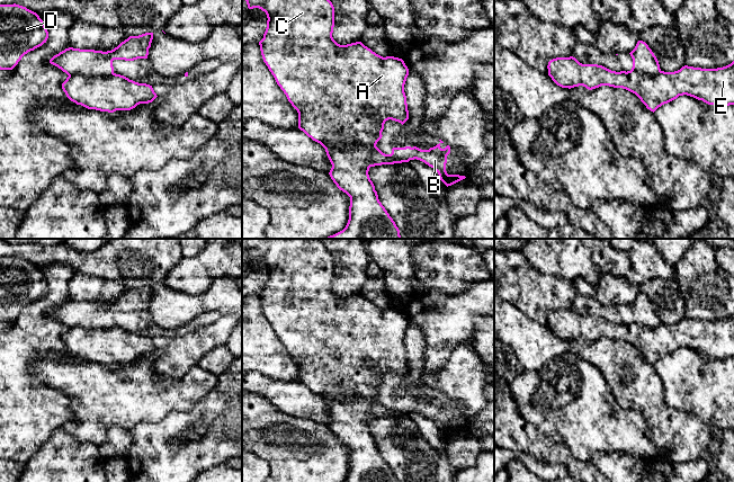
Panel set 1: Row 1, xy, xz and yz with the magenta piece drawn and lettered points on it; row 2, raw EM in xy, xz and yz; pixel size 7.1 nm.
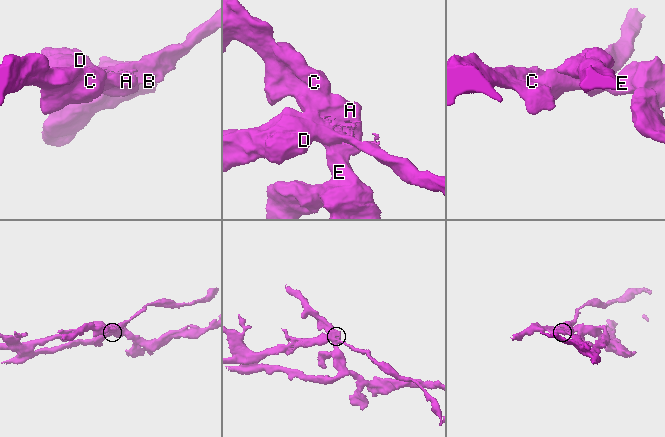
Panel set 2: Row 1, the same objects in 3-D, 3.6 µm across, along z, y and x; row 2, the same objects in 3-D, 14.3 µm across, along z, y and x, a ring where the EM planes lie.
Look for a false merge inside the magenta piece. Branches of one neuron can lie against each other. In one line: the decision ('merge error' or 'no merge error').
merge error

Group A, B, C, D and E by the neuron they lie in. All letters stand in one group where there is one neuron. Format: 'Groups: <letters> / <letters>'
Groups: A C E / B D

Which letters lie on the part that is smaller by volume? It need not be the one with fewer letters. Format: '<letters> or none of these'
B, D

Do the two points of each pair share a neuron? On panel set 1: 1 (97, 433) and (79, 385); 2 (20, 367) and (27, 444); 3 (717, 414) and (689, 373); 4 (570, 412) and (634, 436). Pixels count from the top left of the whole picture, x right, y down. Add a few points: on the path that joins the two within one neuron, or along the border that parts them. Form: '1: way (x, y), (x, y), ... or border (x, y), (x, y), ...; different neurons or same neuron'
1: way (94, 421), (94, 400), (90, 396); same neuron
2: way (20, 386), (20, 425); same neuron
3: way (716, 404), (716, 400), (699, 383); same neuron
4: way (585, 417), (592, 422), (618, 430); same neuron

